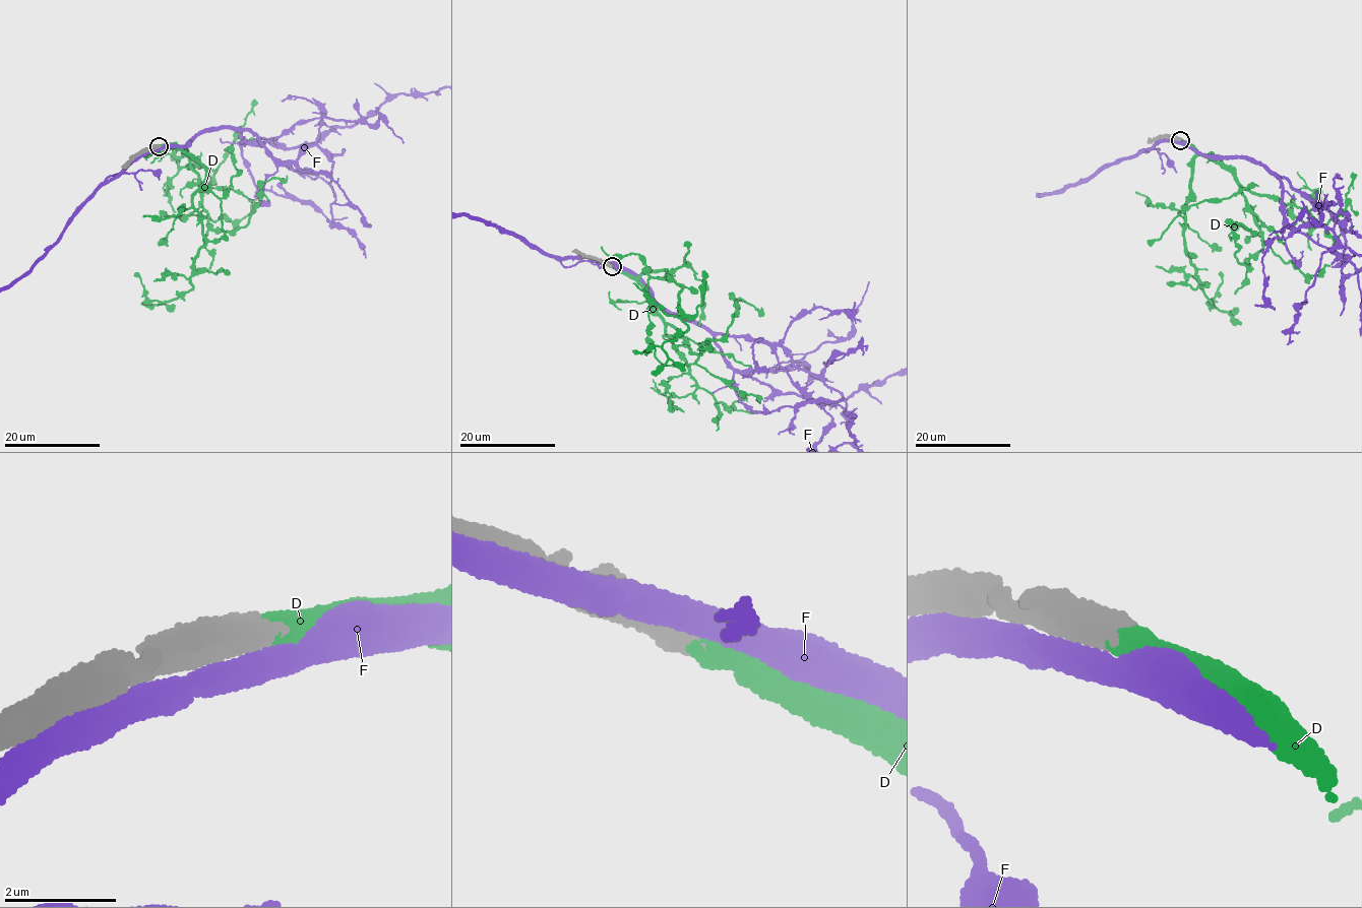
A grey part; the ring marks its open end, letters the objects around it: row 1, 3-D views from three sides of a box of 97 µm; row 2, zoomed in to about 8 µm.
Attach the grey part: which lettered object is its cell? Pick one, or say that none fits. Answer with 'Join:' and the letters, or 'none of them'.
Join: D

